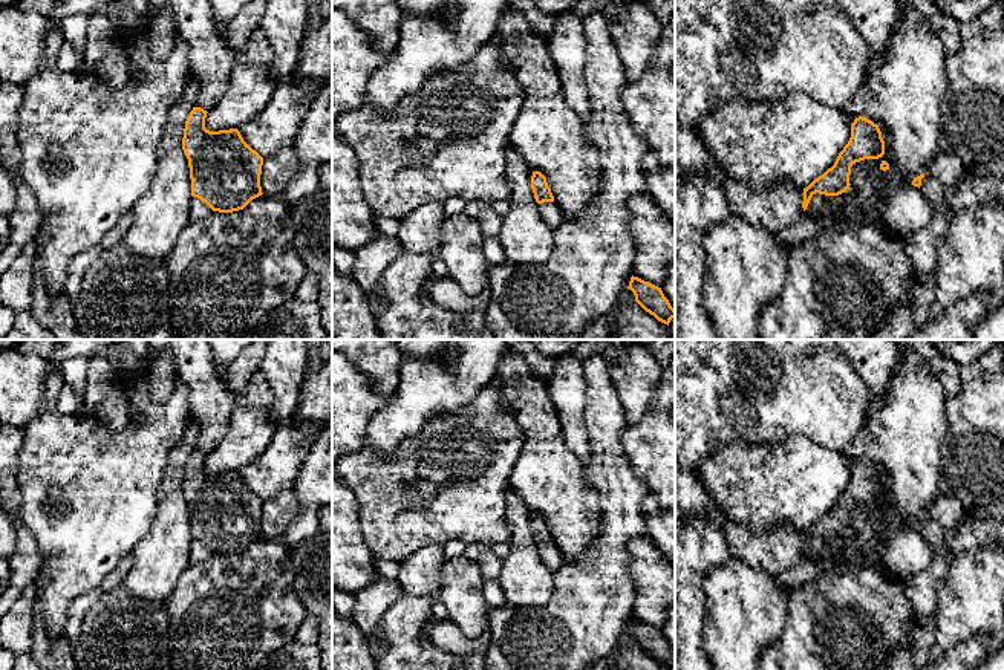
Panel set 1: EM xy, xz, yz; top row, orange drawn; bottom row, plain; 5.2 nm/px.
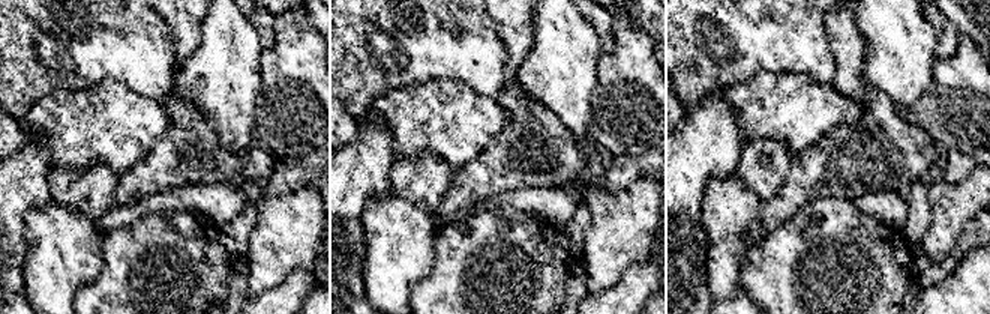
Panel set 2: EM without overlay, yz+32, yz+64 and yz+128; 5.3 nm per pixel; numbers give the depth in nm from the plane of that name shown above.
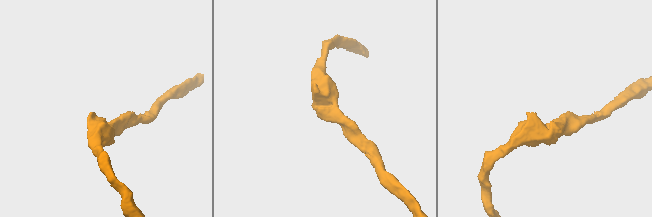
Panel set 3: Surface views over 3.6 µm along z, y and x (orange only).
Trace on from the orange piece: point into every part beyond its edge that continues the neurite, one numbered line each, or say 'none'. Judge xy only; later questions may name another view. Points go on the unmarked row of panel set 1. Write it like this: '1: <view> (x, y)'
1: xy (211, 404)

